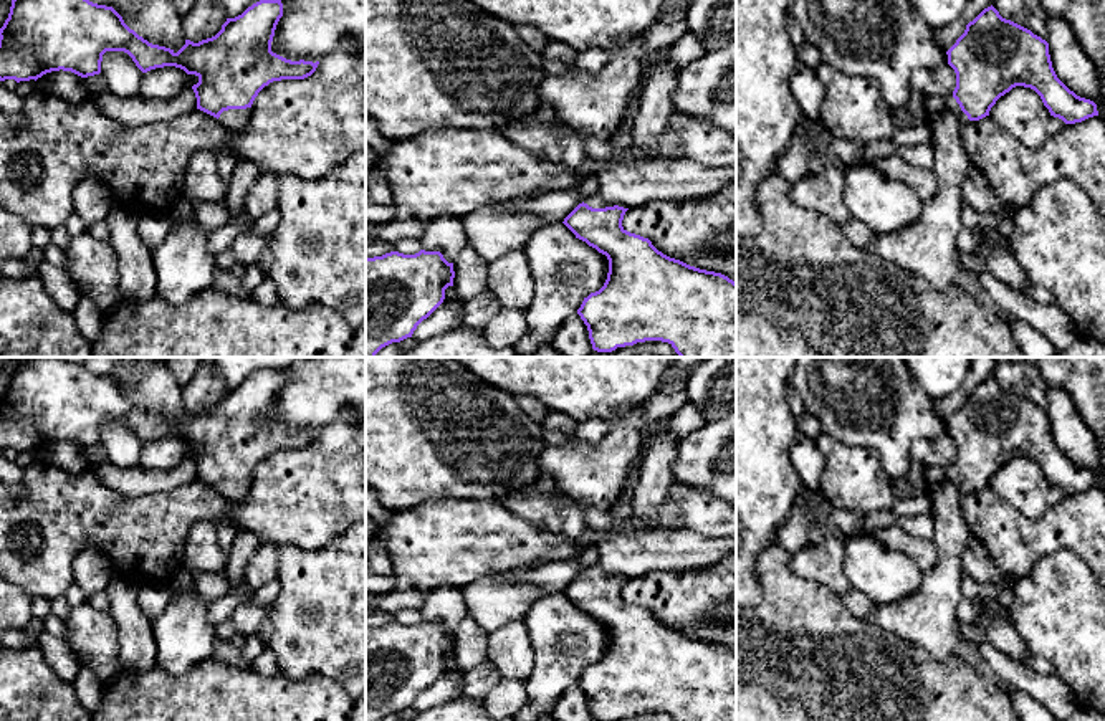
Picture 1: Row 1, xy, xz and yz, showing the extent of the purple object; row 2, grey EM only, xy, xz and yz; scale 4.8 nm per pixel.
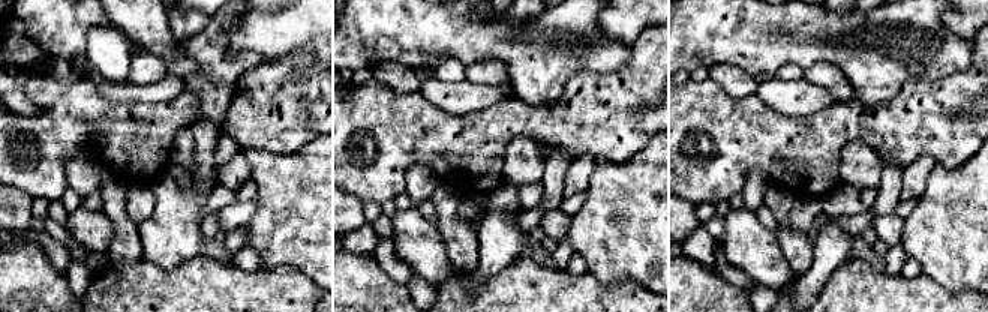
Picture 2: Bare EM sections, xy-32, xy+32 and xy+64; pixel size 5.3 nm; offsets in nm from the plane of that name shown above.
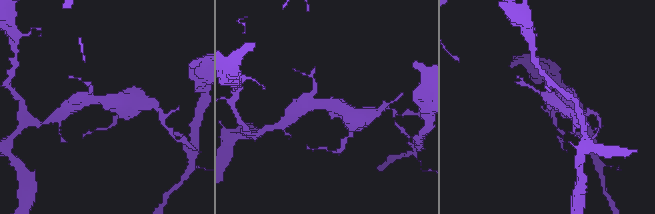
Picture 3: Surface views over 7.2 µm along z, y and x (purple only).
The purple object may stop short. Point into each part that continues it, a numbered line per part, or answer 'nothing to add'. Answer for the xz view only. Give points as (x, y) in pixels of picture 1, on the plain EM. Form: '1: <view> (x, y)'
1: xz (594, 571)

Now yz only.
1: yz (928, 617)

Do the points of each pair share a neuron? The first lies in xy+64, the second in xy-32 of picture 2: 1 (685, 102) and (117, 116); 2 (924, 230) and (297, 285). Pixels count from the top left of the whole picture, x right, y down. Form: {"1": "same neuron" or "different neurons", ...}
{"1": "same neuron", "2": "different neurons"}

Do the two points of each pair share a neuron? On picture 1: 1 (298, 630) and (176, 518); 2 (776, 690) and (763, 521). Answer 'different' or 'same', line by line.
1: different
2: different

